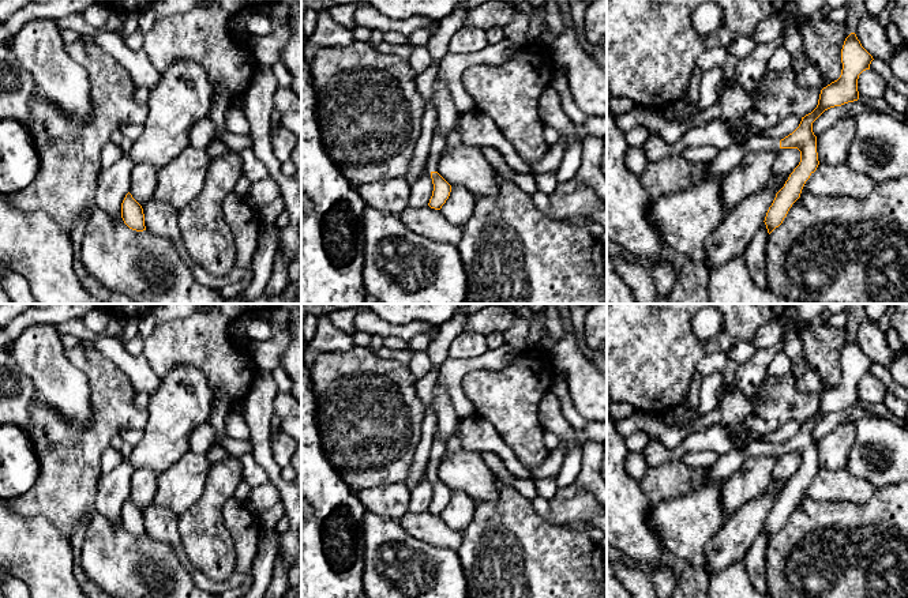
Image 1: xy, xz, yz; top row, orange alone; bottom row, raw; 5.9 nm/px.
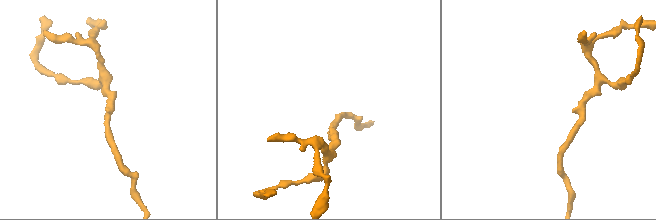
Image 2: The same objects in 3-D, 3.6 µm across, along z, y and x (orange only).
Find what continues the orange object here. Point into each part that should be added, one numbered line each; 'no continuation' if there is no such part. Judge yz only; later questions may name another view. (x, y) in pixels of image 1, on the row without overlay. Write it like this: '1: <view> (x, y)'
1: yz (727, 465)

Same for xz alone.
1: xz (438, 448)

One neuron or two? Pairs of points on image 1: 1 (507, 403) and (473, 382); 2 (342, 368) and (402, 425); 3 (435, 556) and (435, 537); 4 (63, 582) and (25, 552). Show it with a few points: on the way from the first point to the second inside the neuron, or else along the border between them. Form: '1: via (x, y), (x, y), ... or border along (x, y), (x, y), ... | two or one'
1: via (499, 397), (481, 387) | one
2: via (357, 383), (387, 413) | one
3: border along (406, 531), (430, 544), (456, 551) | two
4: via (53, 574), (34, 555) | one

